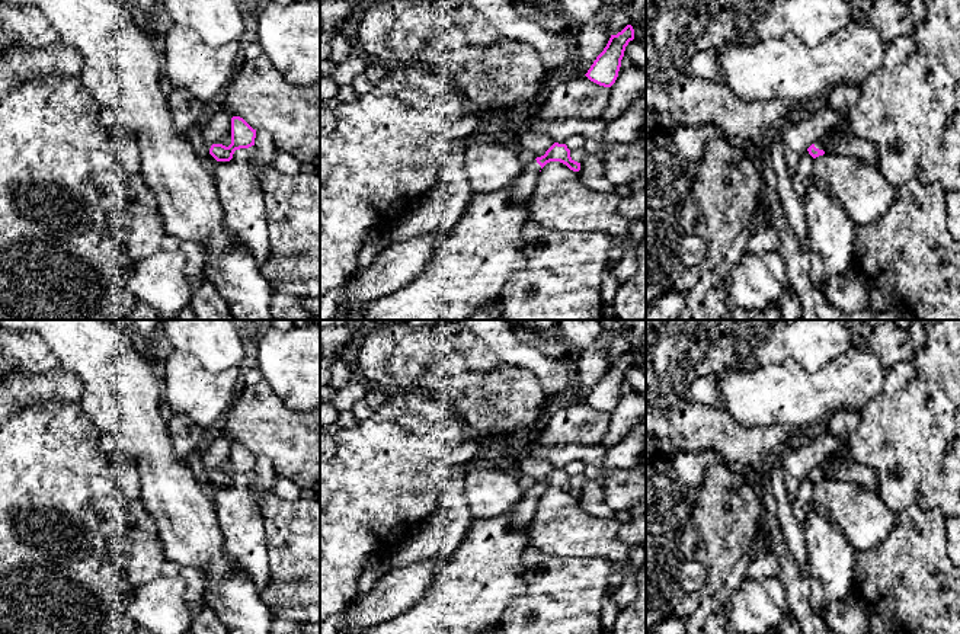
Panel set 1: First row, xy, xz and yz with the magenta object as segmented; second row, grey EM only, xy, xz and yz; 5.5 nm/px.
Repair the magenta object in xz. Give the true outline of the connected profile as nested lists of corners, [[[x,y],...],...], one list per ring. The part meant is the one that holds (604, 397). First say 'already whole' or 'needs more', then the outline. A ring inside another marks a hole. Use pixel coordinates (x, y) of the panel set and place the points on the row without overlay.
already whole; [[[627,350],[617,361],[611,361],[604,377],[596,382],[588,398],[585,400],[591,407],[611,413],[621,393],[621,385],[624,382],[625,372],[634,365],[634,355]]]

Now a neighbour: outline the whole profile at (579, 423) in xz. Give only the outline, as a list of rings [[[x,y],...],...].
[[[586,401],[561,407],[548,417],[547,426],[534,441],[544,446],[599,446],[608,432],[611,414],[591,407]]]

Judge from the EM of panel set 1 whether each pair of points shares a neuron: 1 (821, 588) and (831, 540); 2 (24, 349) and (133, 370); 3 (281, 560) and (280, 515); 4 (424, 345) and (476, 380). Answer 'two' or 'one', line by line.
1: one
2: two
3: one
4: one

